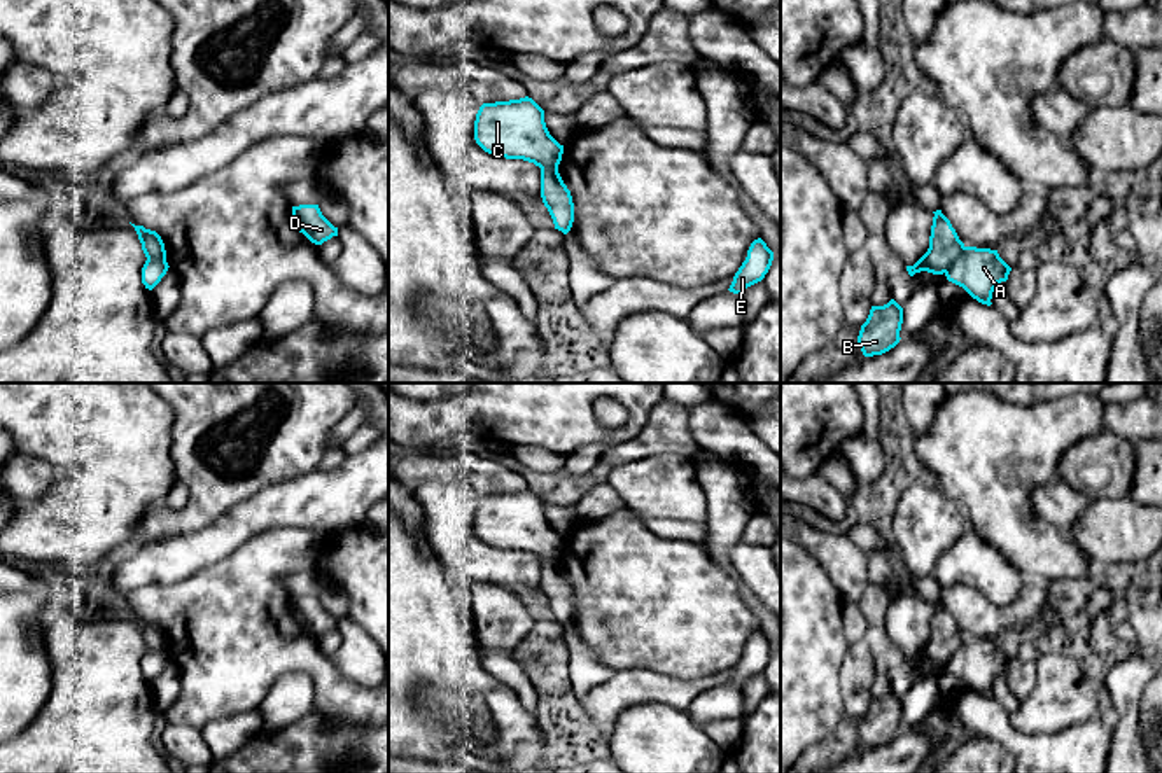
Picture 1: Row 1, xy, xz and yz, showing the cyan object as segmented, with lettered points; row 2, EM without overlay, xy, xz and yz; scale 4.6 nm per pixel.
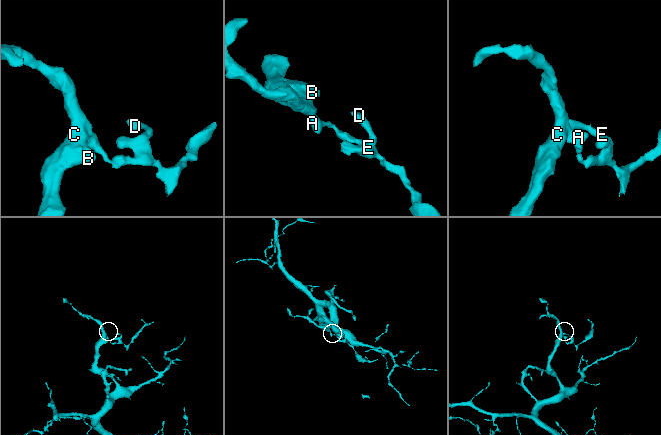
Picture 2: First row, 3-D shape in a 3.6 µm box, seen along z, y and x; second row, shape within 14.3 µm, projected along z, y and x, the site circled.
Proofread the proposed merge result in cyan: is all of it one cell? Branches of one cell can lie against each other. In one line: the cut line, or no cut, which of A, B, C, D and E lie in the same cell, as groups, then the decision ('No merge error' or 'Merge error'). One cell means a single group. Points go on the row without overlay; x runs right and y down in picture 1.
Split along yz (965, 639), (945, 665). Groups: A D E / B C. Merge error

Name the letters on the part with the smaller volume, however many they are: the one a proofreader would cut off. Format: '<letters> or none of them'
A, D, E

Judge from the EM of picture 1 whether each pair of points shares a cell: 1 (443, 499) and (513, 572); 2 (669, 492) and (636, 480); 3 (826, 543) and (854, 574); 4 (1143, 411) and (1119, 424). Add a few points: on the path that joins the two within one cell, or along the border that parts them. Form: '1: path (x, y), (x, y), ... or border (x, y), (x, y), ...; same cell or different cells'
1: path (448, 522), (490, 565); same cell
2: path (660, 487), (644, 485); same cell
3: path (832, 550), (847, 567); same cell
4: path (1138, 417), (1124, 420); same cell

